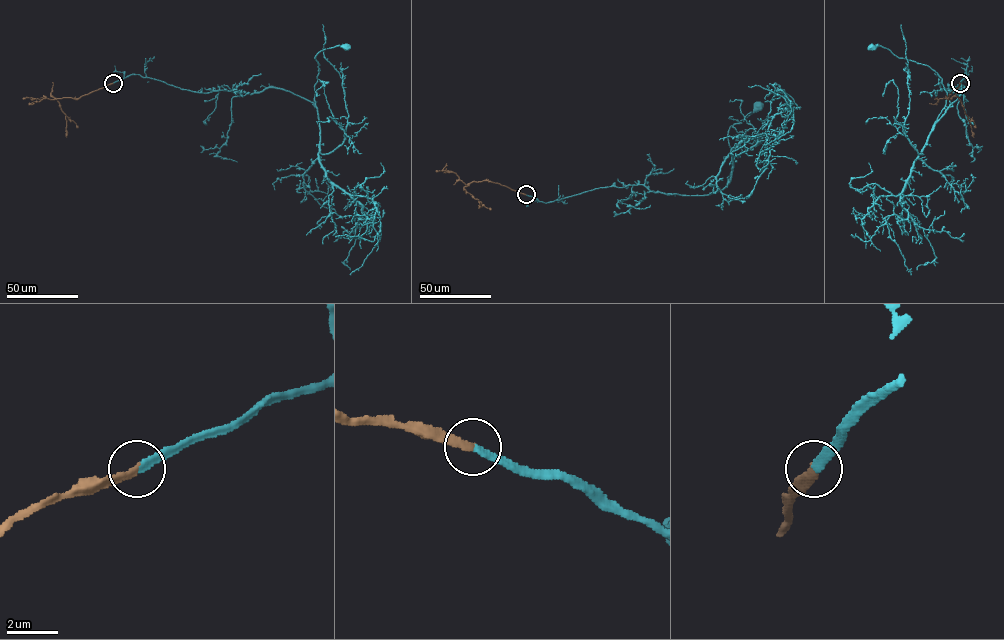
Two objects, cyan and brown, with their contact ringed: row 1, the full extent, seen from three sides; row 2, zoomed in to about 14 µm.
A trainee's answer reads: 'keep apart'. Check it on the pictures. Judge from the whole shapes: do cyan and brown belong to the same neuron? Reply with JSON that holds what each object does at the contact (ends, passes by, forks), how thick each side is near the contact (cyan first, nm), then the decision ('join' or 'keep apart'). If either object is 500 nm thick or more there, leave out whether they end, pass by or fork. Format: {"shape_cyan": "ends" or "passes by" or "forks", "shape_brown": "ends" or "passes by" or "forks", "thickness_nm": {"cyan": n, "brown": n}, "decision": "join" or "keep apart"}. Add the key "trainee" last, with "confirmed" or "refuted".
{"shape_cyan": "ends", "shape_brown": "ends", "thickness_nm": {"cyan": 240, "brown": 240}, "decision": "join", "trainee": "refuted"}

